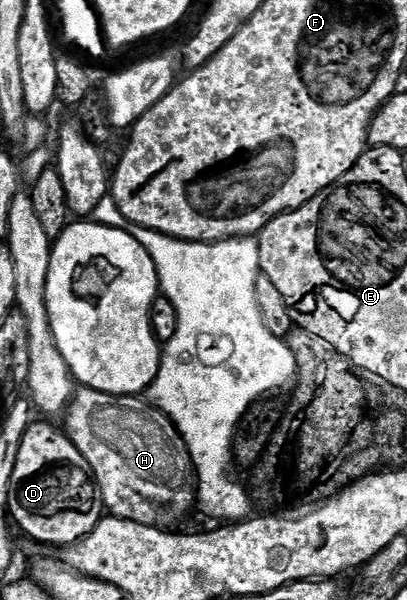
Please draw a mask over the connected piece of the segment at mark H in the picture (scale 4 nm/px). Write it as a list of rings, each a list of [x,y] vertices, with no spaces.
[[[81,387],[74,392],[63,419],[64,432],[69,434],[75,447],[79,447],[79,455],[83,455],[93,480],[97,482],[101,504],[112,516],[153,525],[160,522],[161,513],[157,510],[160,505],[169,505],[170,515],[177,517],[188,511],[189,504],[194,504],[191,480],[195,474],[193,460],[189,458],[189,448],[185,446],[185,440],[173,425],[173,420],[165,413],[160,413],[148,400],[137,395],[107,395],[103,391]]]

